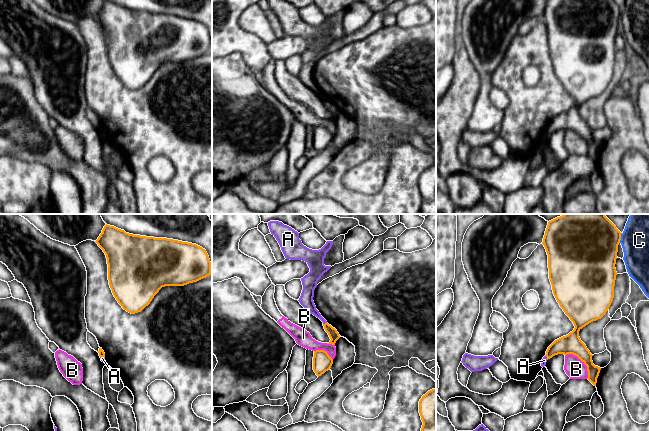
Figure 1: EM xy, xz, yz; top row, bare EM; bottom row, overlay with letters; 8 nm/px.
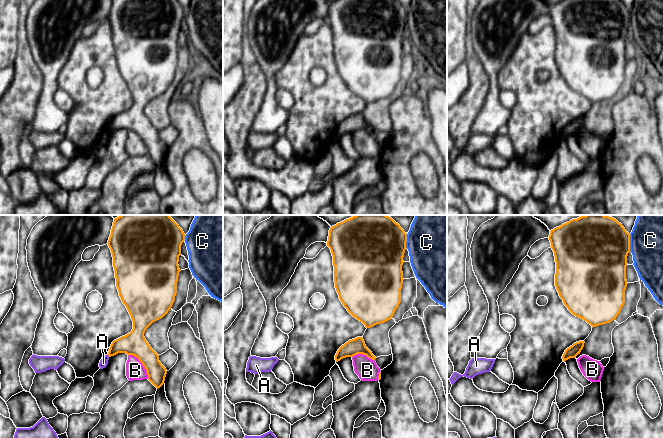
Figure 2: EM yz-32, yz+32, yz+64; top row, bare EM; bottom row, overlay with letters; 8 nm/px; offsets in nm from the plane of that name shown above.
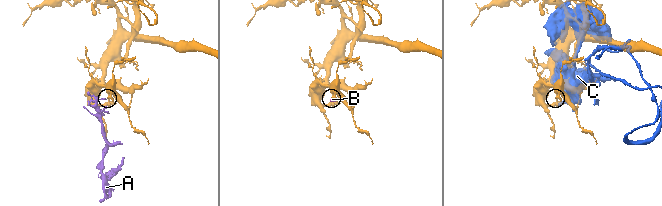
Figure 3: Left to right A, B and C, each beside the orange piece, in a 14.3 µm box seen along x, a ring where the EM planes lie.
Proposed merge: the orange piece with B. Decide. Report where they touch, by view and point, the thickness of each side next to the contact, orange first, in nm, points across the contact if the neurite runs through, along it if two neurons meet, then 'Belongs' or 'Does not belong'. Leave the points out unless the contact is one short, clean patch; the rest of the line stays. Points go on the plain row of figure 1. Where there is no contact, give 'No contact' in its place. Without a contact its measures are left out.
Touches orange at yz (584, 139). Thickness 160 nm (orange) against 160 nm. Boundary: yz (567, 129), (574, 130), (586, 142), (587, 154). Does not belong

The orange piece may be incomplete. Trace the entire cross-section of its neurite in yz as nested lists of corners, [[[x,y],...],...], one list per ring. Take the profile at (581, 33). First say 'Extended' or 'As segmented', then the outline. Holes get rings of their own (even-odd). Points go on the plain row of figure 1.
As segmented. [[[548,0],[542,18],[548,31],[549,55],[553,70],[560,83],[575,102],[574,106],[568,111],[555,116],[548,123],[545,132],[547,136],[558,130],[577,132],[587,142],[587,155],[594,162],[596,162],[601,144],[593,140],[593,131],[581,117],[579,107],[589,99],[601,95],[613,77],[617,51],[615,40],[621,10],[614,0]]]

